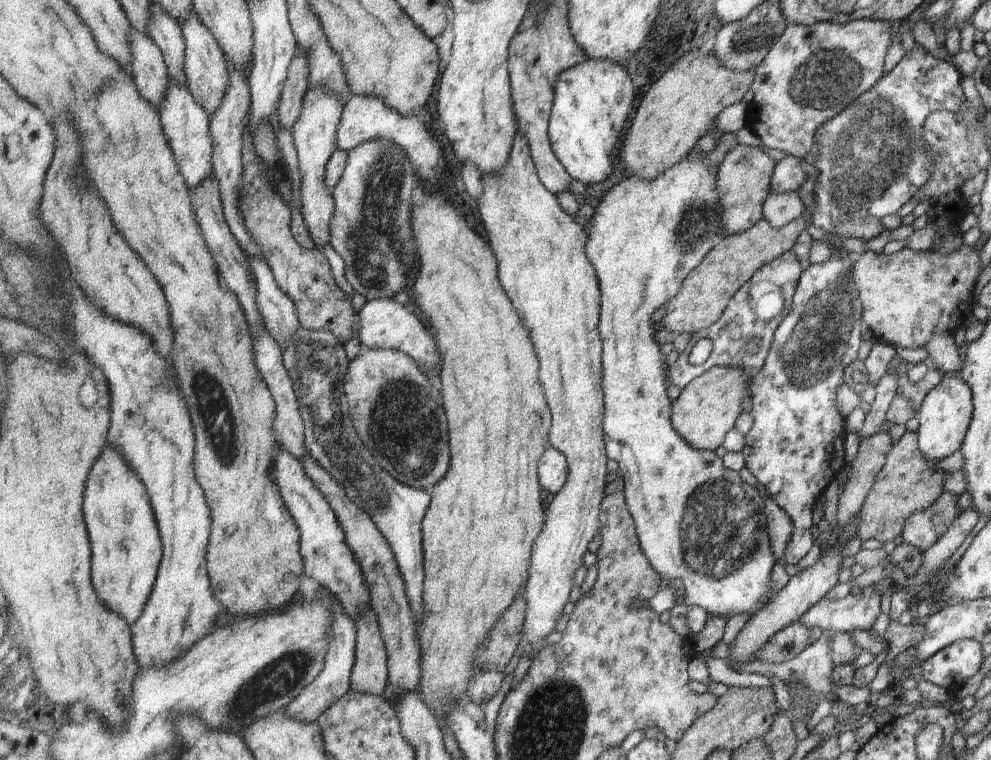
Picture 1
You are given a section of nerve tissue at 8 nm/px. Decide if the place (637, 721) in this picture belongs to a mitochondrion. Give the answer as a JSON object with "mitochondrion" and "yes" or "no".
{"mitochondrion":"no"}

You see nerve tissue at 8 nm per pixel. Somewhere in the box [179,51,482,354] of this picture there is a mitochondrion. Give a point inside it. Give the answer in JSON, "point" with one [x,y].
{"point":[382,201]}

